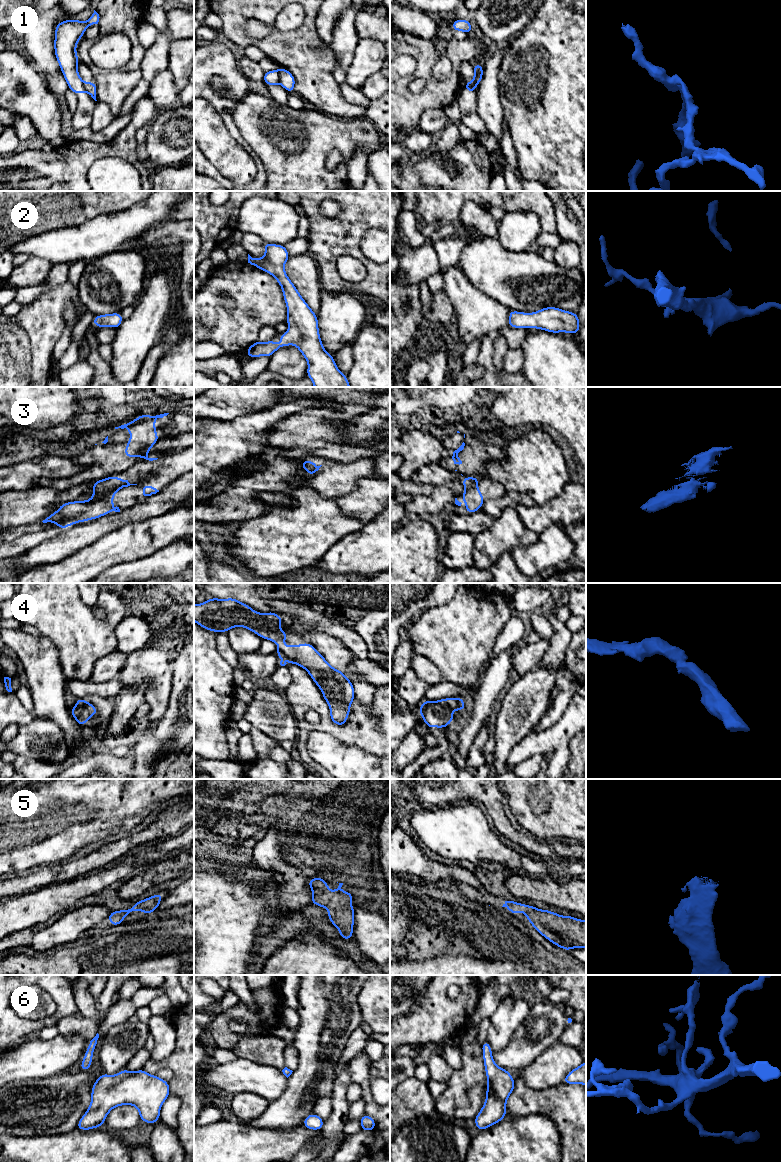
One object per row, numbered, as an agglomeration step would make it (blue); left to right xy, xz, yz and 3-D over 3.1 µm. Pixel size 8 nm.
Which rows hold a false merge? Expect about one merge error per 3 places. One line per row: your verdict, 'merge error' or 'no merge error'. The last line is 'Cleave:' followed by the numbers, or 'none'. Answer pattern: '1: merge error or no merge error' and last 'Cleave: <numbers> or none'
1: merge error
2: no merge error
3: merge error
4: no merge error
5: no merge error
6: no merge error
Cleave: 1, 3

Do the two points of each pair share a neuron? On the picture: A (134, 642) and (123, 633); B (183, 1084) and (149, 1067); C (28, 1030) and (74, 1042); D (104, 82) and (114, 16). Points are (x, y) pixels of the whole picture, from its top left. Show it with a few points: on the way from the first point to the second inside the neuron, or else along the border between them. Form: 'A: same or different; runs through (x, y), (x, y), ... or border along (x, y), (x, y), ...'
A: same; runs through (131, 639), (126, 634)
B: same; runs through (181, 1074), (171, 1064), (159, 1064)
C: different; border along (37, 1033), (26, 1039)
D: same; runs through (123, 71), (136, 59), (136, 45), (132, 35)

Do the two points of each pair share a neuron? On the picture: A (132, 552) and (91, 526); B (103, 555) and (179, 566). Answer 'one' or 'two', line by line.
A: two
B: two

